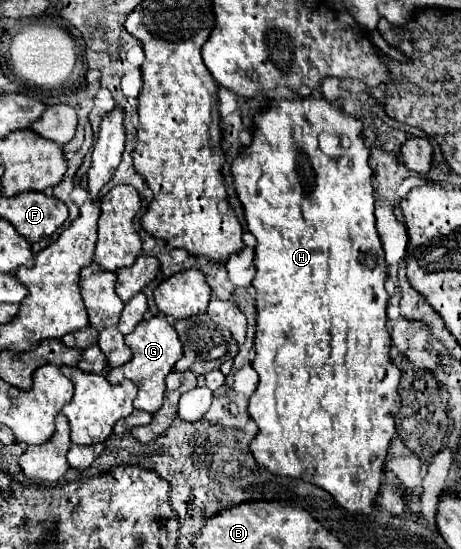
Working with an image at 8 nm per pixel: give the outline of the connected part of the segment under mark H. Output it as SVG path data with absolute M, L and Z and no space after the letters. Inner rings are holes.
M305 96L305 98L293 98L293 100L279 100L271 104L269 108L261 110L253 118L255 132L253 142L239 150L239 154L231 162L231 176L235 184L237 198L243 206L243 218L247 222L247 230L257 238L255 248L255 278L253 288L257 290L255 296L255 308L257 308L257 332L255 332L255 360L253 368L259 374L259 384L249 398L249 416L257 422L259 432L249 444L249 450L255 458L255 462L279 476L299 478L303 482L315 484L329 492L335 502L353 514L365 514L369 516L375 508L375 498L381 488L381 476L383 466L387 460L387 448L391 438L395 436L395 420L393 414L401 406L401 398L397 394L399 386L399 368L391 362L389 356L389 332L387 332L387 300L389 294L385 290L385 278L387 278L387 264L383 258L381 238L375 230L375 214L373 214L373 186L371 186L371 168L367 164L369 160L369 148L363 140L363 122L349 116L343 110L337 110L337 106L327 98L317 96Z

